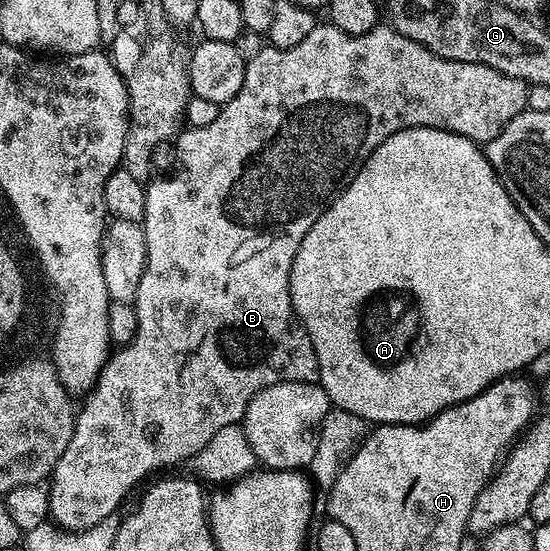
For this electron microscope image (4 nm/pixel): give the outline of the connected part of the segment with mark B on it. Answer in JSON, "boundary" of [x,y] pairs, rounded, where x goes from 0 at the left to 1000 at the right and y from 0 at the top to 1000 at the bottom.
{"boundary":[[[578,44],[571,58],[564,58],[549,80],[535,80],[535,87],[515,91],[487,80],[476,94],[469,94],[469,102],[449,107],[440,160],[433,160],[433,174],[402,191],[396,218],[389,218],[389,225],[375,225],[375,232],[351,229],[329,234],[318,252],[327,310],[315,323],[291,323],[285,330],[276,327],[267,332],[265,385],[258,405],[265,421],[265,486],[258,494],[258,515],[251,519],[244,550],[251,603],[242,621],[216,630],[198,648],[175,699],[151,724],[153,739],[147,744],[144,739],[138,780],[127,791],[127,806],[120,806],[120,820],[113,820],[105,842],[96,849],[87,882],[93,946],[116,966],[171,958],[171,951],[213,931],[211,924],[224,915],[225,902],[267,860],[298,853],[304,846],[320,846],[325,838],[340,840],[355,824],[367,820],[382,799],[389,799],[389,784],[436,770],[449,735],[465,713],[509,691],[580,695],[582,670],[575,641],[527,544],[527,486],[549,436],[556,436],[556,421],[571,414],[571,399],[578,399],[578,392],[593,385],[593,377],[633,339],[644,319],[651,319],[658,298],[684,274],[687,261],[700,258],[716,240],[762,229],[804,232],[811,240],[847,247],[867,261],[885,261],[898,254],[898,247],[905,247],[905,240],[913,240],[920,225],[927,225],[927,218],[935,218],[935,211],[960,198],[960,160],[962,151],[935,138],[920,138],[884,116],[811,109],[767,80],[731,65],[705,44],[687,44],[658,65],[636,65],[602,44]]]}

